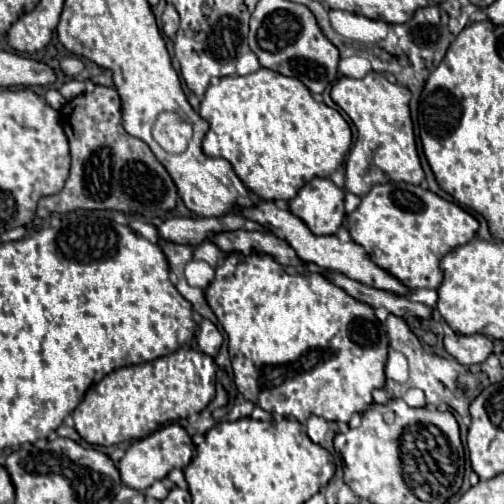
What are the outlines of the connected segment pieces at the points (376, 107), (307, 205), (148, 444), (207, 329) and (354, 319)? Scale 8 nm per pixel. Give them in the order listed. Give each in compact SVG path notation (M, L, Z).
M368 73L362 79L340 77L332 91L332 101L346 111L358 129L358 139L346 159L346 191L354 195L366 195L376 183L404 181L420 185L424 171L420 167L418 149L414 141L414 129L410 119L410 91L402 85L390 83L382 73Z
M312 179L288 201L292 215L302 219L314 235L334 235L344 221L344 191L330 179Z
M170 423L170 425L164 425L162 429L150 433L144 439L138 439L130 445L126 455L118 463L120 479L126 487L136 489L136 491L144 491L154 481L164 479L172 469L176 469L176 467L184 469L190 463L190 457L192 457L192 441L190 441L188 433L178 423Z
M202 319L198 323L198 335L196 335L196 341L198 341L198 349L210 357L214 357L222 345L222 335L220 331L216 329L216 325L208 319Z
M230 253L224 263L216 269L216 275L212 283L206 289L206 301L212 307L214 315L218 317L220 325L228 333L228 351L230 351L230 361L232 361L232 371L234 371L234 383L238 391L254 405L262 407L268 413L278 413L286 417L294 417L296 421L304 423L310 415L324 417L326 421L350 421L354 413L362 413L368 405L372 405L372 391L378 387L384 387L386 377L384 377L384 363L386 363L386 349L388 349L388 339L382 323L376 319L374 311L356 299L352 299L344 289L332 285L326 277L320 273L300 273L292 271L288 267L278 265L272 257L268 255L250 255L244 257L242 253Z

